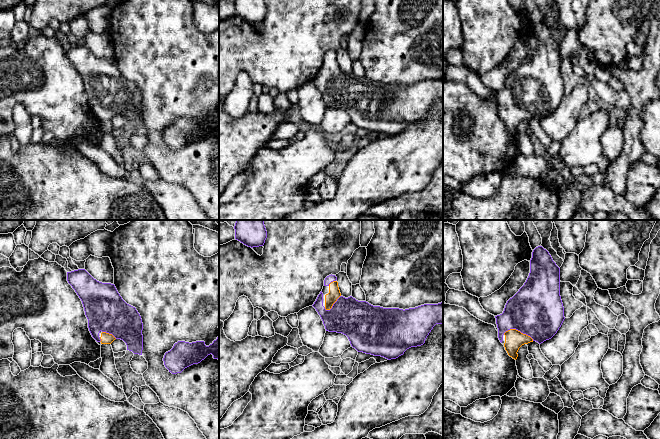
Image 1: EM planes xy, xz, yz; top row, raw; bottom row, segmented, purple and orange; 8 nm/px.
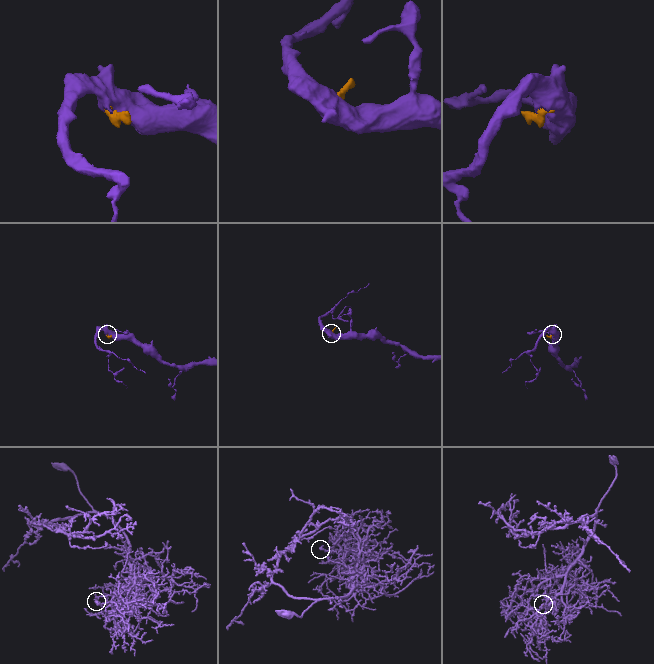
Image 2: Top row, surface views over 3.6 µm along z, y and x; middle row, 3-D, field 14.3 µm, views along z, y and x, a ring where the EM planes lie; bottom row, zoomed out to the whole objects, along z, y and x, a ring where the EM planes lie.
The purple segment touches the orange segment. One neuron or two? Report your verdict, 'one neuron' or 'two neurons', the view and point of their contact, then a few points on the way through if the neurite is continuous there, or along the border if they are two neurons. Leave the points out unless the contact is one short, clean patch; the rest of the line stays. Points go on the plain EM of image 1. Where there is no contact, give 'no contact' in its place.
one neuron | yz (518, 106) | across yz (536, 86), (518, 106), (514, 115)

